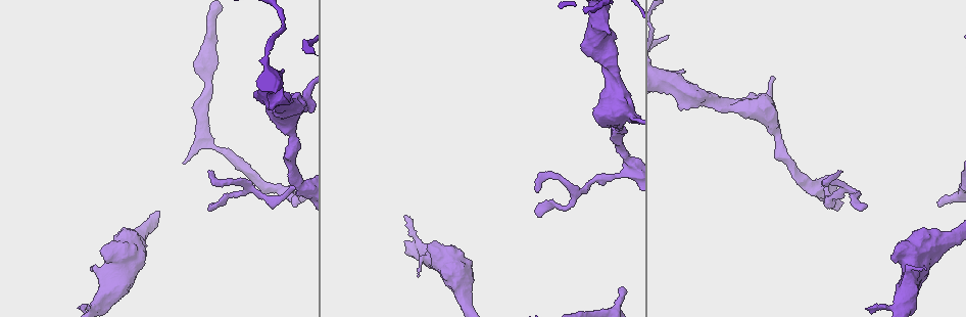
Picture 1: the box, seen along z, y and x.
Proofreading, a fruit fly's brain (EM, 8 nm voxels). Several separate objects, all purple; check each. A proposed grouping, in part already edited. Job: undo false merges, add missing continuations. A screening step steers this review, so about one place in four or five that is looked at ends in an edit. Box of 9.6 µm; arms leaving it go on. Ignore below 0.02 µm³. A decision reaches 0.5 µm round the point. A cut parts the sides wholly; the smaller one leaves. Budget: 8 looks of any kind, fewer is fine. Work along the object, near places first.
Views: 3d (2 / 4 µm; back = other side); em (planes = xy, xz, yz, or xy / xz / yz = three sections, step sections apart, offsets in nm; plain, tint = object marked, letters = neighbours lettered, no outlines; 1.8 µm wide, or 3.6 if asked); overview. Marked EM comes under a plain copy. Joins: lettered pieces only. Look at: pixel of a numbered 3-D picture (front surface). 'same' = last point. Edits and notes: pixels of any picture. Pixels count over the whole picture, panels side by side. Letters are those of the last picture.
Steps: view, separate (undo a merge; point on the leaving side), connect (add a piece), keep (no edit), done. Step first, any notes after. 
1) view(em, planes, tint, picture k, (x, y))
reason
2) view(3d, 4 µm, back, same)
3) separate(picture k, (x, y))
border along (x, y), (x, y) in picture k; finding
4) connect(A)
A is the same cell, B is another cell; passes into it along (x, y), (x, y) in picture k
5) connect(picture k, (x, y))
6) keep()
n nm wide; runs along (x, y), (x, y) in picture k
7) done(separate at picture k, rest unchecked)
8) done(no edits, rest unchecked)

view(em, 3.6 µm, planes, tint, picture 1, (793, 174))
thin neck

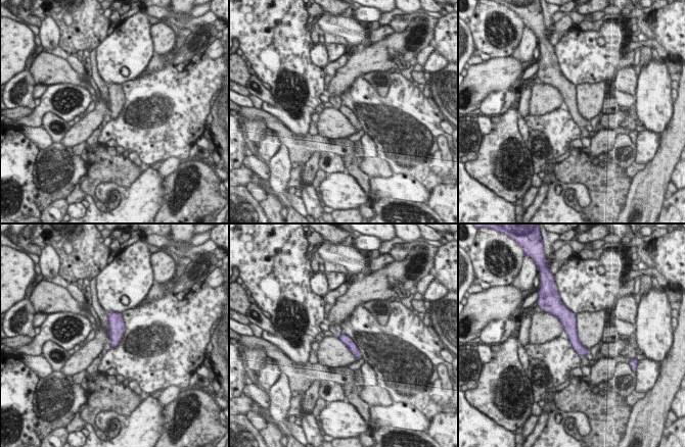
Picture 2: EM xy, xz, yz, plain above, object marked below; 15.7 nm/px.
view(em, 3.6 µm, planes, letters, same)

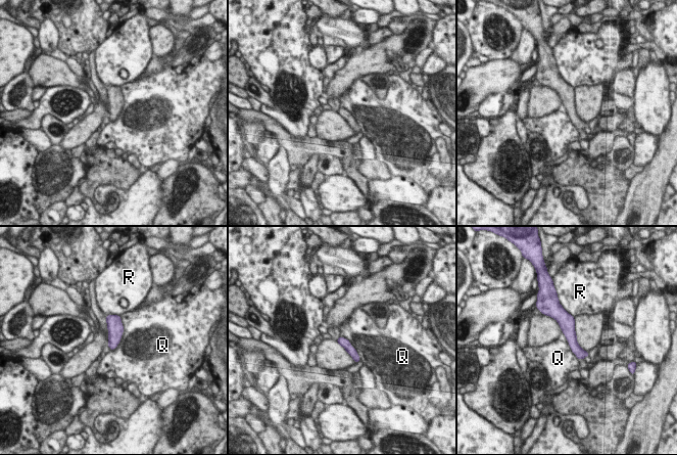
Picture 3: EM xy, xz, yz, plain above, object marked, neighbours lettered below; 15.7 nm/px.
keep()
160 nm wide; Q touches over 550 nm; Q and R are other cells; all the same neuron

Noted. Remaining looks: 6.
view(em, planes, letters, picture 1, (620, 289))

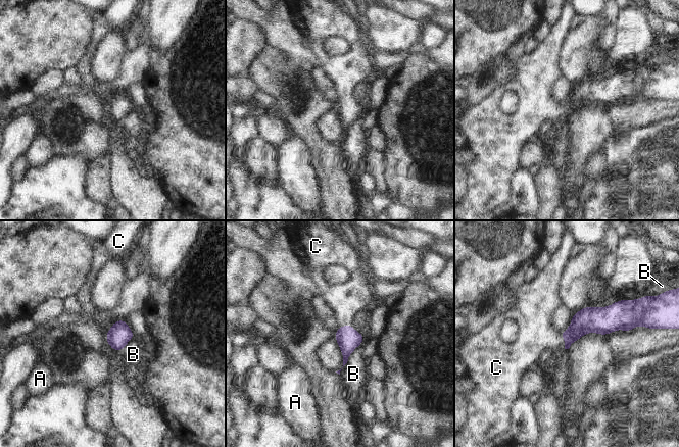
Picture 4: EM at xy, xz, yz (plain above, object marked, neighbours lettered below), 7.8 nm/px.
connect(C)
C is the same cell, A and B are other cells; passes into it along (588, 319), (564, 339), (536, 333) in picture 4; the neuron continues

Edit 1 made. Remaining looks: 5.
view(overview)

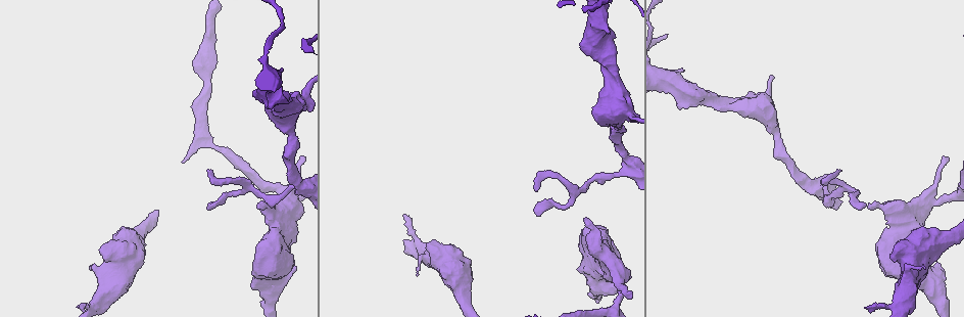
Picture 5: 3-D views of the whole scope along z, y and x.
view(em, planes, letters, picture 5, (210, 171))

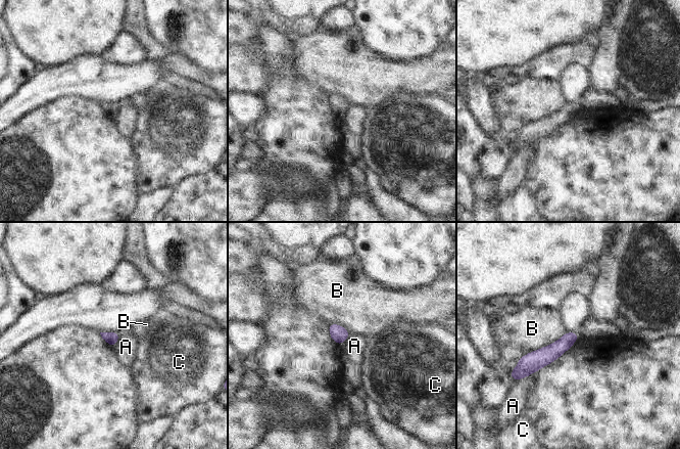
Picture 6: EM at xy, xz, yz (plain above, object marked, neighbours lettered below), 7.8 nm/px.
keep()
A, B and C are other cells; border along (119, 332), (119, 338), (112, 347) in picture 6; none of them fits

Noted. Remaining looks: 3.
done(connect at picture 4, rest unchecked)

